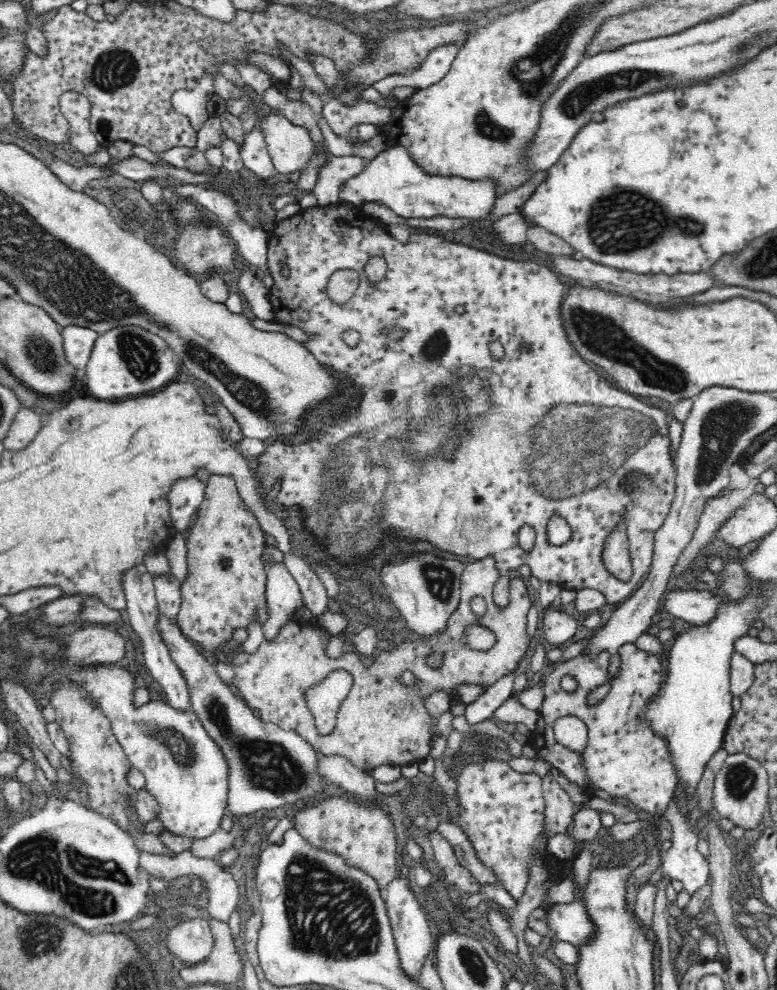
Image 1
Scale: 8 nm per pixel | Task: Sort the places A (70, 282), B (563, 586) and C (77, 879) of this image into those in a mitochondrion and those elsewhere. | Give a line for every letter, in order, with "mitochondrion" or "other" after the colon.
A: mitochondrion
B: other
C: mitochondrion

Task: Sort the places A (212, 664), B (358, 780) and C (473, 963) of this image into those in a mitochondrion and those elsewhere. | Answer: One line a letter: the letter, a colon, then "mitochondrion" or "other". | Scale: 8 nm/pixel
A: other
B: other
C: mitochondrion

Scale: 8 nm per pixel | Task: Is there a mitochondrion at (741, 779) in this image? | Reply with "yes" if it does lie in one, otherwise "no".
yes

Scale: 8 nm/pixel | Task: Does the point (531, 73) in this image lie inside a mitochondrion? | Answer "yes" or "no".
yes

